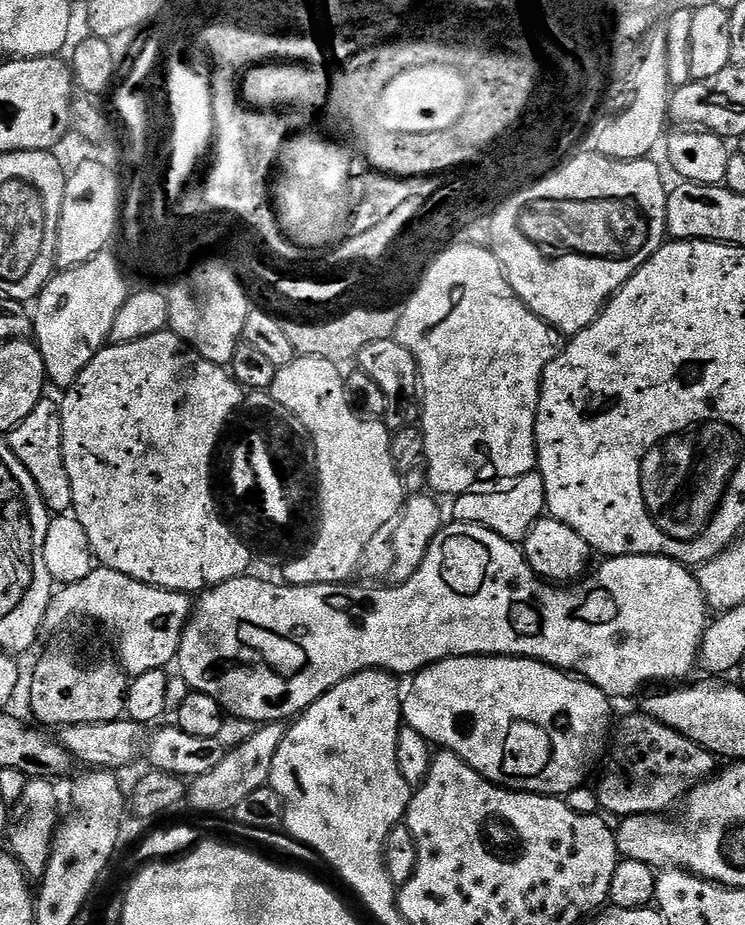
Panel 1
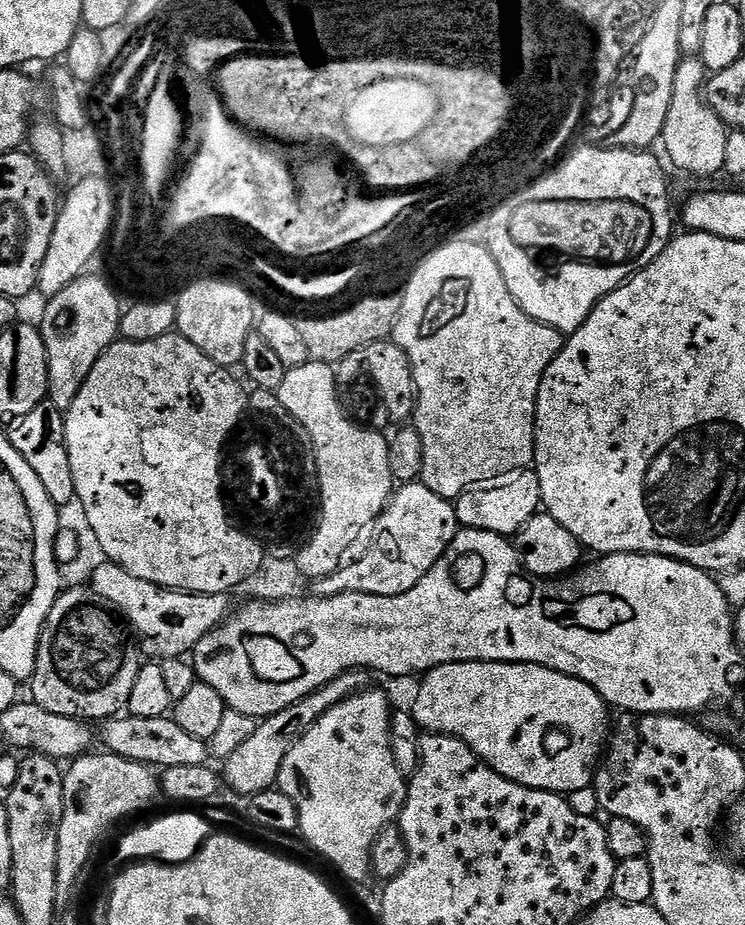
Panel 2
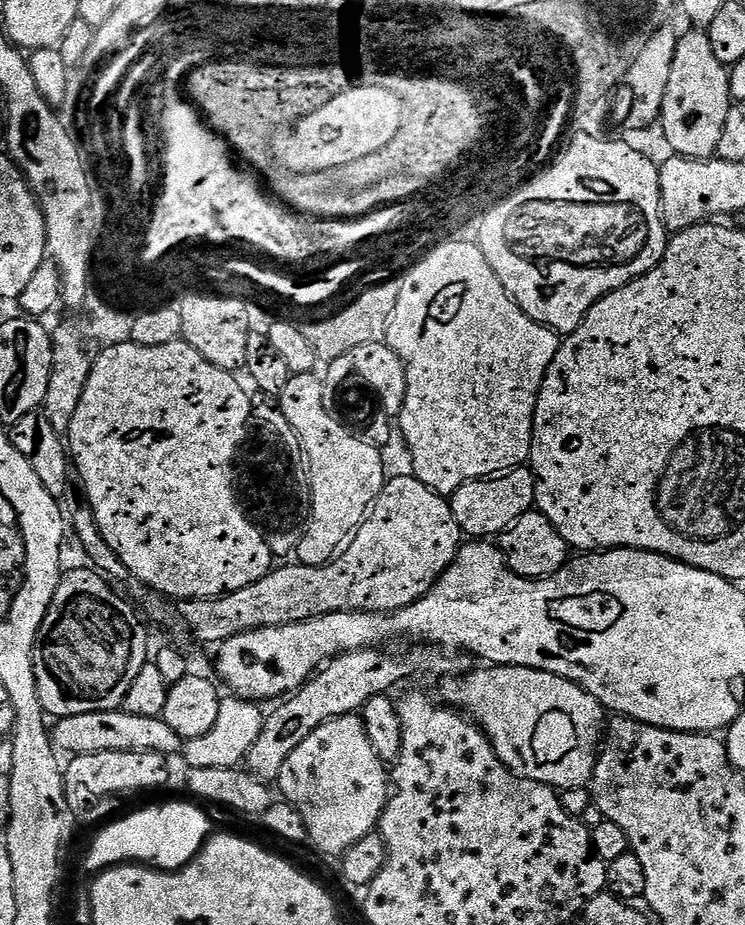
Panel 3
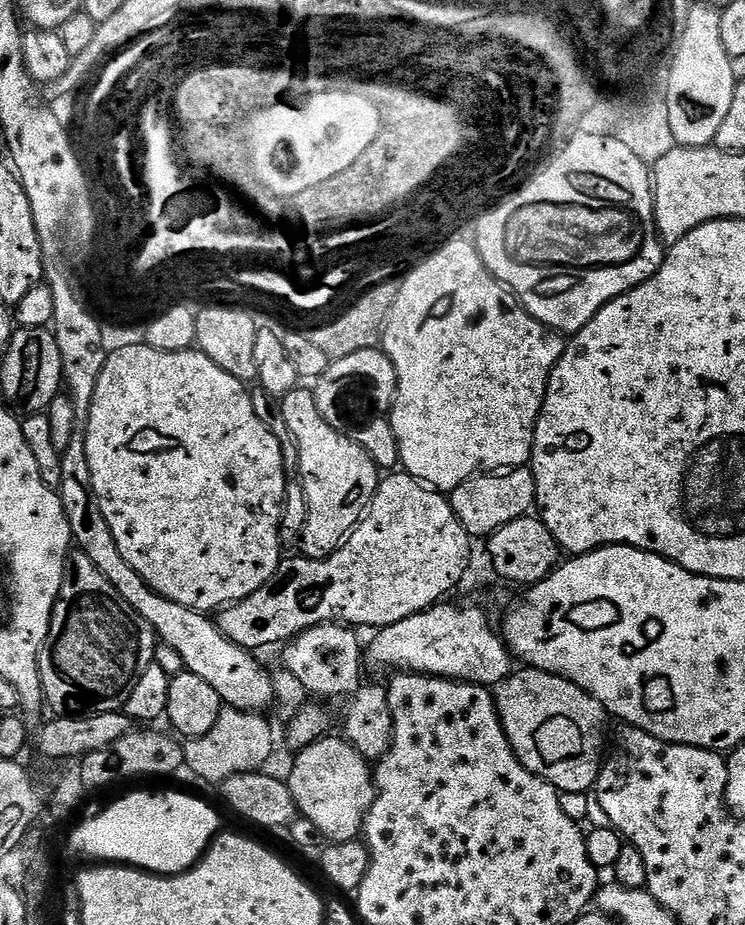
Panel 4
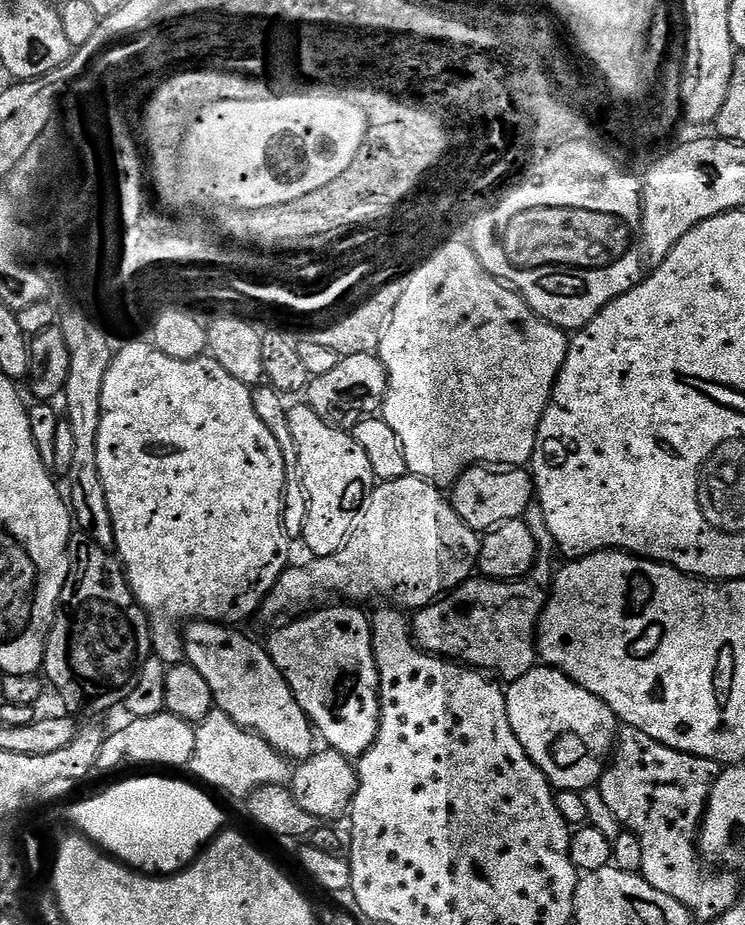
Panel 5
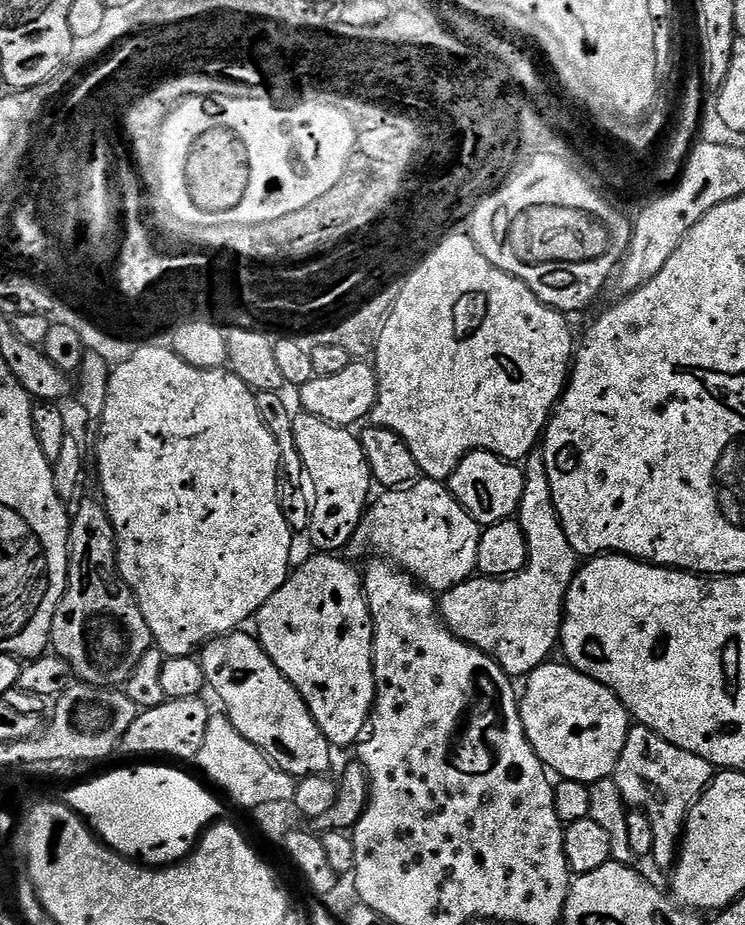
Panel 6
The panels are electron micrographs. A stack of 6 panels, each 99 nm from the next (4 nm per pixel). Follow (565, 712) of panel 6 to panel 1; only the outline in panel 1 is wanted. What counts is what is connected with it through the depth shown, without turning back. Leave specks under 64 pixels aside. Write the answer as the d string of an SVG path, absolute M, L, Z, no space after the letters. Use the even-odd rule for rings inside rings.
M451 656L415 673L410 683L412 685L406 688L402 696L403 723L409 728L418 730L418 734L422 734L433 745L462 758L462 762L466 762L475 772L482 774L482 778L486 778L492 784L500 785L501 788L511 788L513 792L535 792L538 796L567 797L569 792L573 792L575 788L581 787L587 781L584 779L591 774L592 767L596 763L597 765L601 763L606 752L606 745L610 740L610 729L614 724L613 701L598 686L594 686L589 680L575 674L551 668L549 664L543 664L540 660L525 660L523 656Z

